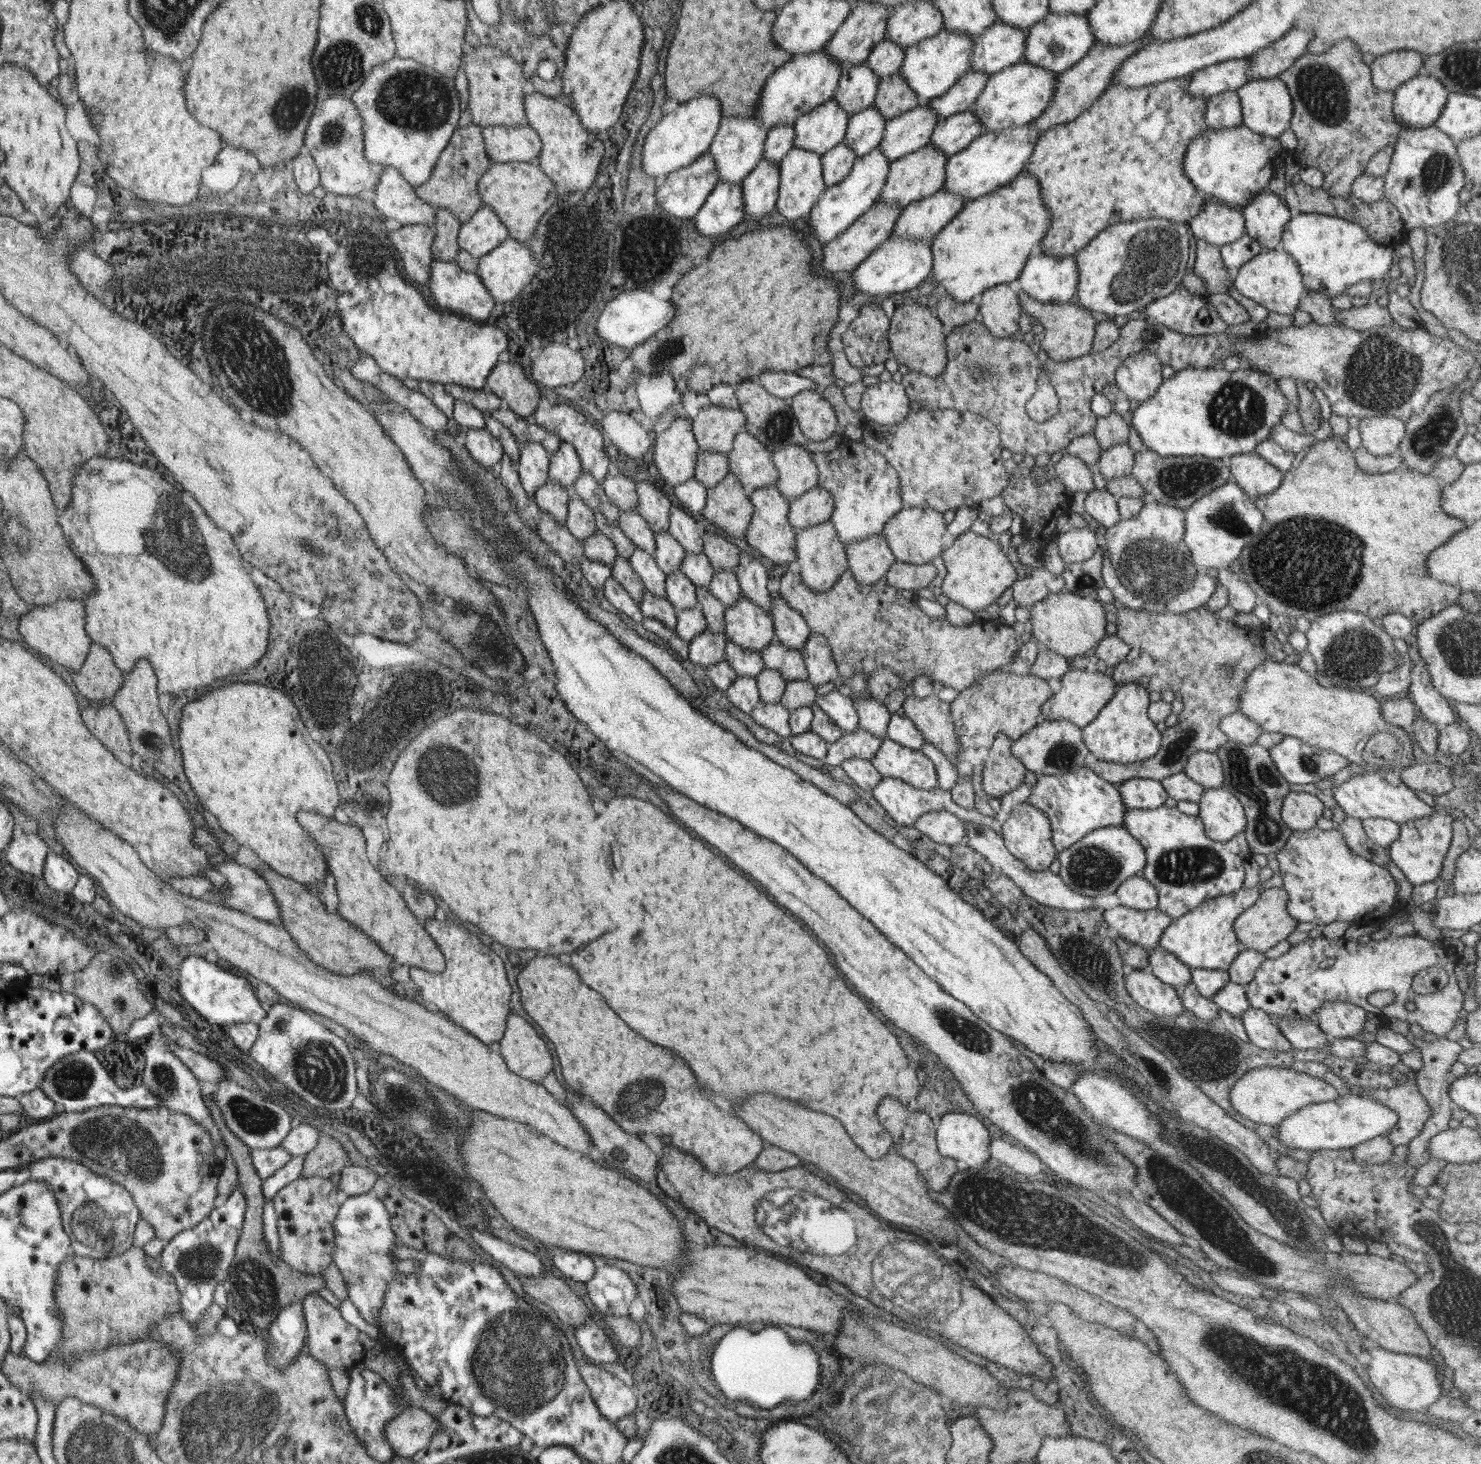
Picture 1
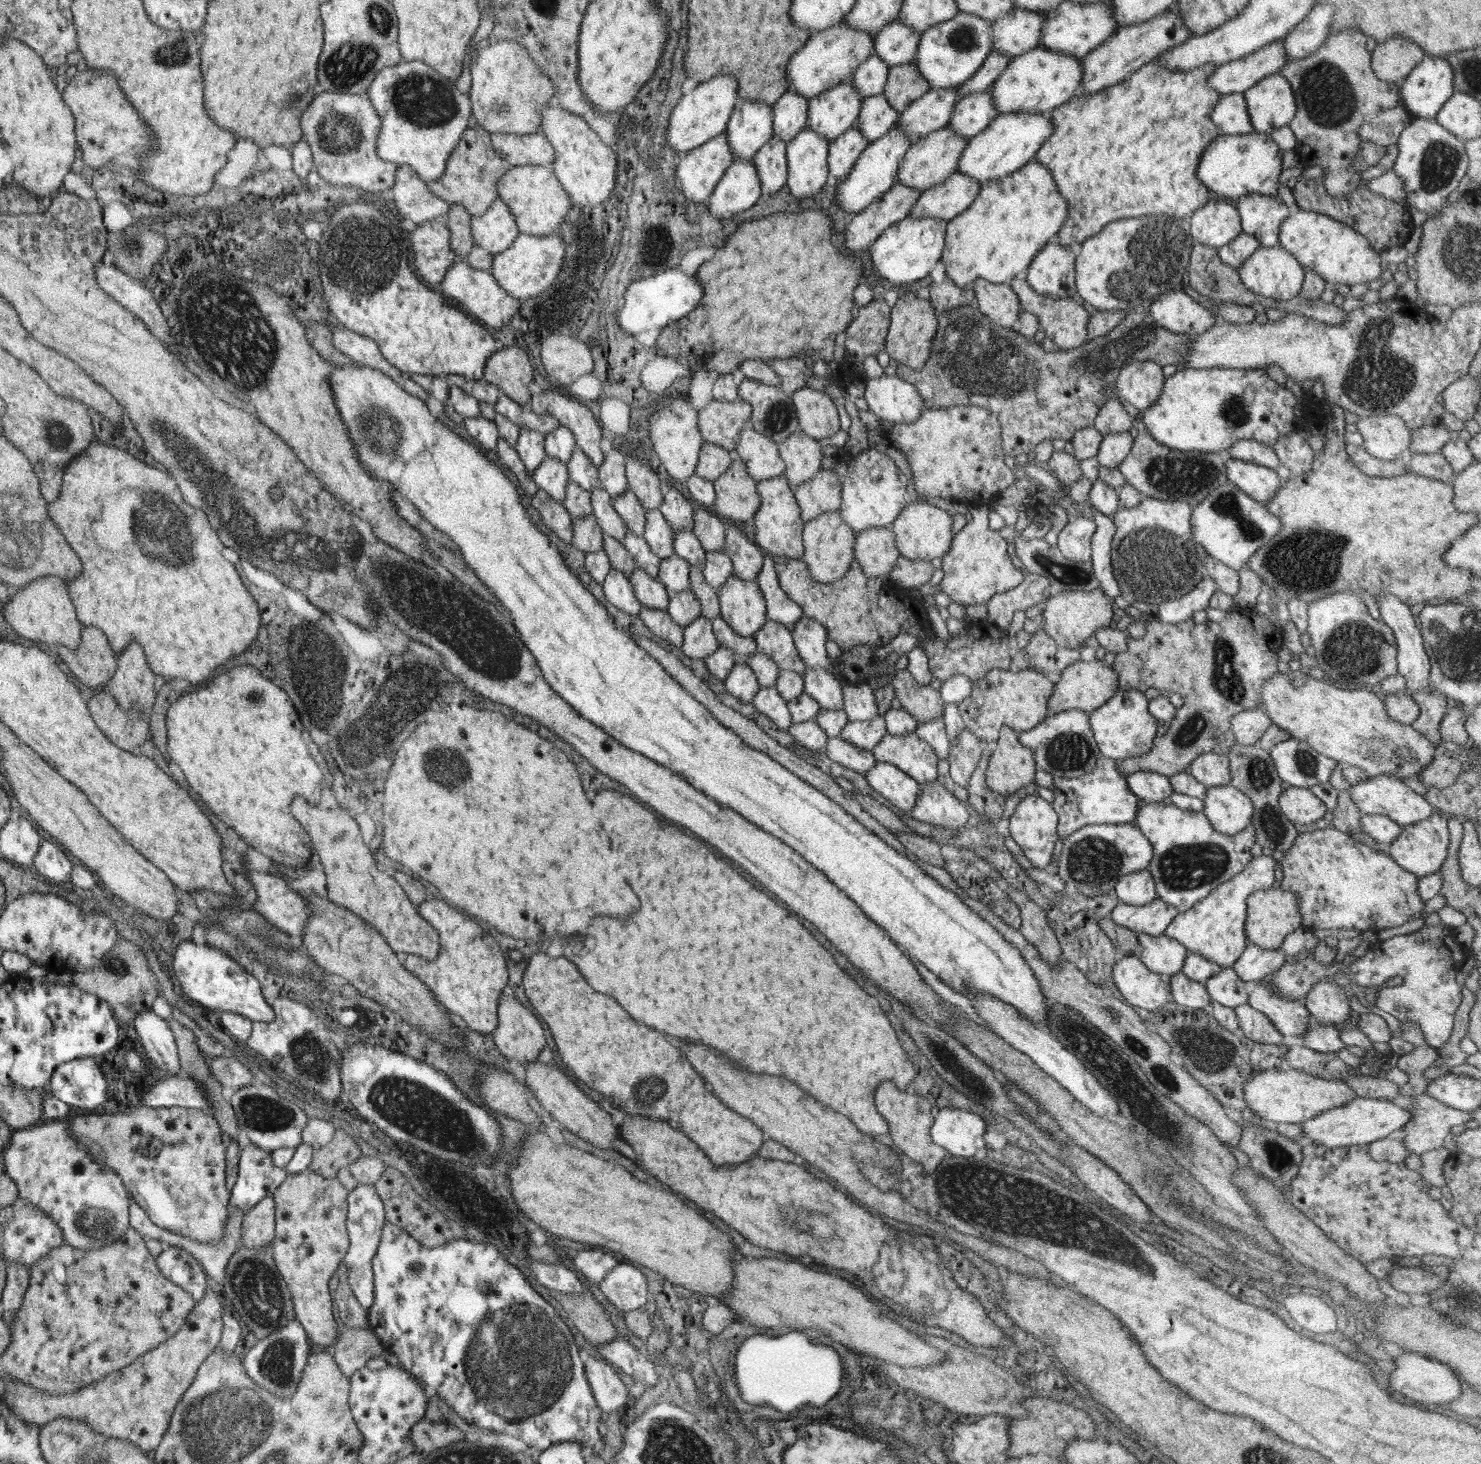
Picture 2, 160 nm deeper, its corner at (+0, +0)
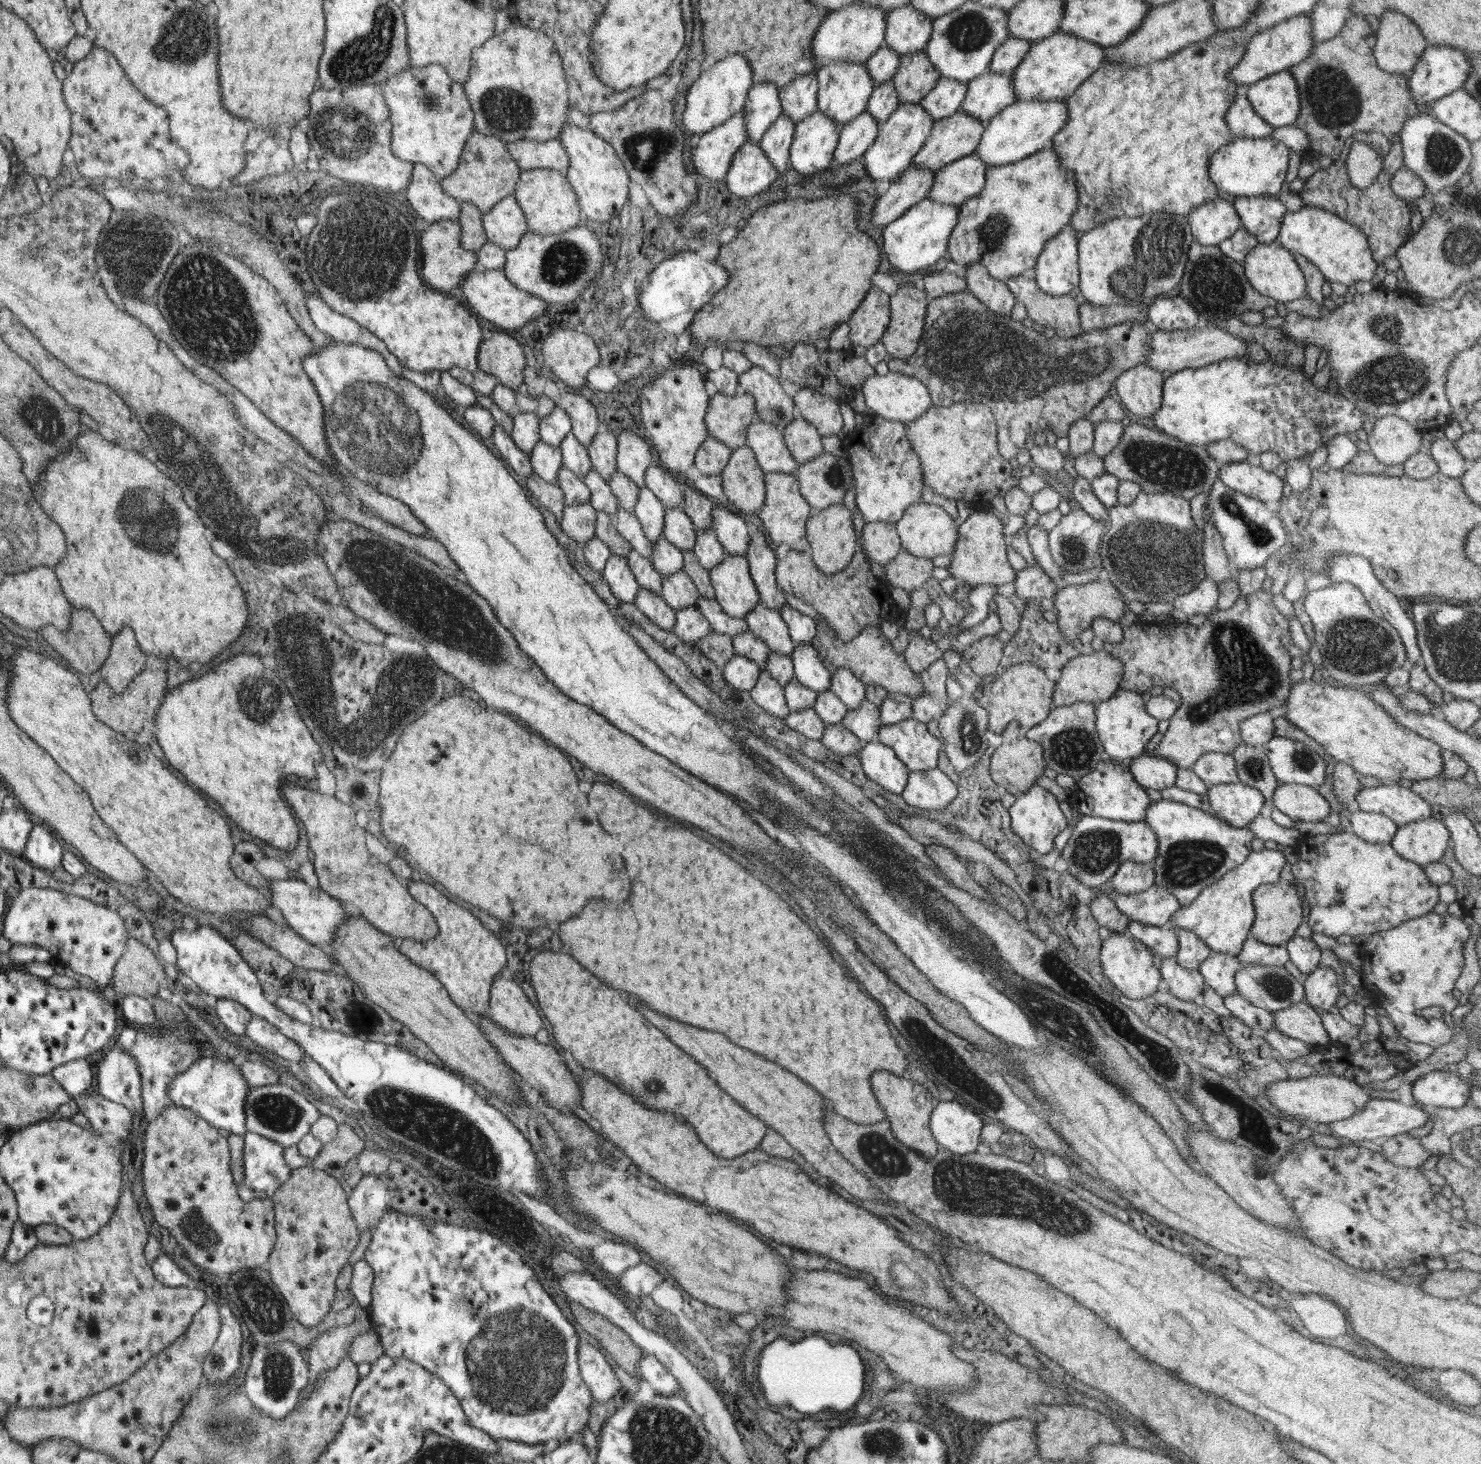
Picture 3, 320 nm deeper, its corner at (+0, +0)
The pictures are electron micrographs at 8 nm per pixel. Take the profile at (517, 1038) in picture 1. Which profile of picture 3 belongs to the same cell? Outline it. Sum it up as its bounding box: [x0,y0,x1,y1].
[489,972,542,1038]

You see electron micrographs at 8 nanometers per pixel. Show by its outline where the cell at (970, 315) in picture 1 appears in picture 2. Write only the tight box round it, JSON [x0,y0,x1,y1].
[929,277,975,314]

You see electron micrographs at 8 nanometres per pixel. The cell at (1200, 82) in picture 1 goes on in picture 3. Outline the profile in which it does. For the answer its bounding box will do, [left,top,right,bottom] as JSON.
[1228,14,1313,91]

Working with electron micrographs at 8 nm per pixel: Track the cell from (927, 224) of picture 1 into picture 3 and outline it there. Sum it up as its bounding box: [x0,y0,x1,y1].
[927,153,987,208]

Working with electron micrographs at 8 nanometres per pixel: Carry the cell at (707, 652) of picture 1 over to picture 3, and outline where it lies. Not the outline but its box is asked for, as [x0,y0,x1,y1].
[673,606,712,645]

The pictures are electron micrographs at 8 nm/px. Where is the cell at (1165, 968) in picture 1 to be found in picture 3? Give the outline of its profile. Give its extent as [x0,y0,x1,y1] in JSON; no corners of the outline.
[1127,920,1178,960]

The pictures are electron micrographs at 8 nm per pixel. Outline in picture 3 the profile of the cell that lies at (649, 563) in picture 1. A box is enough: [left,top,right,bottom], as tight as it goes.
[614,506,653,558]

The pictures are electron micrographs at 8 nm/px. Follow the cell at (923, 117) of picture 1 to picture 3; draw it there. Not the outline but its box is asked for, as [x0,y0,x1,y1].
[920,78,966,120]

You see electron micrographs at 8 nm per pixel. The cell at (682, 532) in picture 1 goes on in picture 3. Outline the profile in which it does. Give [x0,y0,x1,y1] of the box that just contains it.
[645,466,684,510]

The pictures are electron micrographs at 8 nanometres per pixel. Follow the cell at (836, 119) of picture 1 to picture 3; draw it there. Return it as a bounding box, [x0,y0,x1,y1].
[816,62,875,126]

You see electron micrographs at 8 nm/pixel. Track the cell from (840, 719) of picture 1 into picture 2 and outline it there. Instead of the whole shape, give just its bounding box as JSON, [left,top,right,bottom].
[803,668,843,710]

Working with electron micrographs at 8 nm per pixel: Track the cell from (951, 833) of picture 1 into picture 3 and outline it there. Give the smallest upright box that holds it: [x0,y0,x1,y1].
[901,767,957,814]

